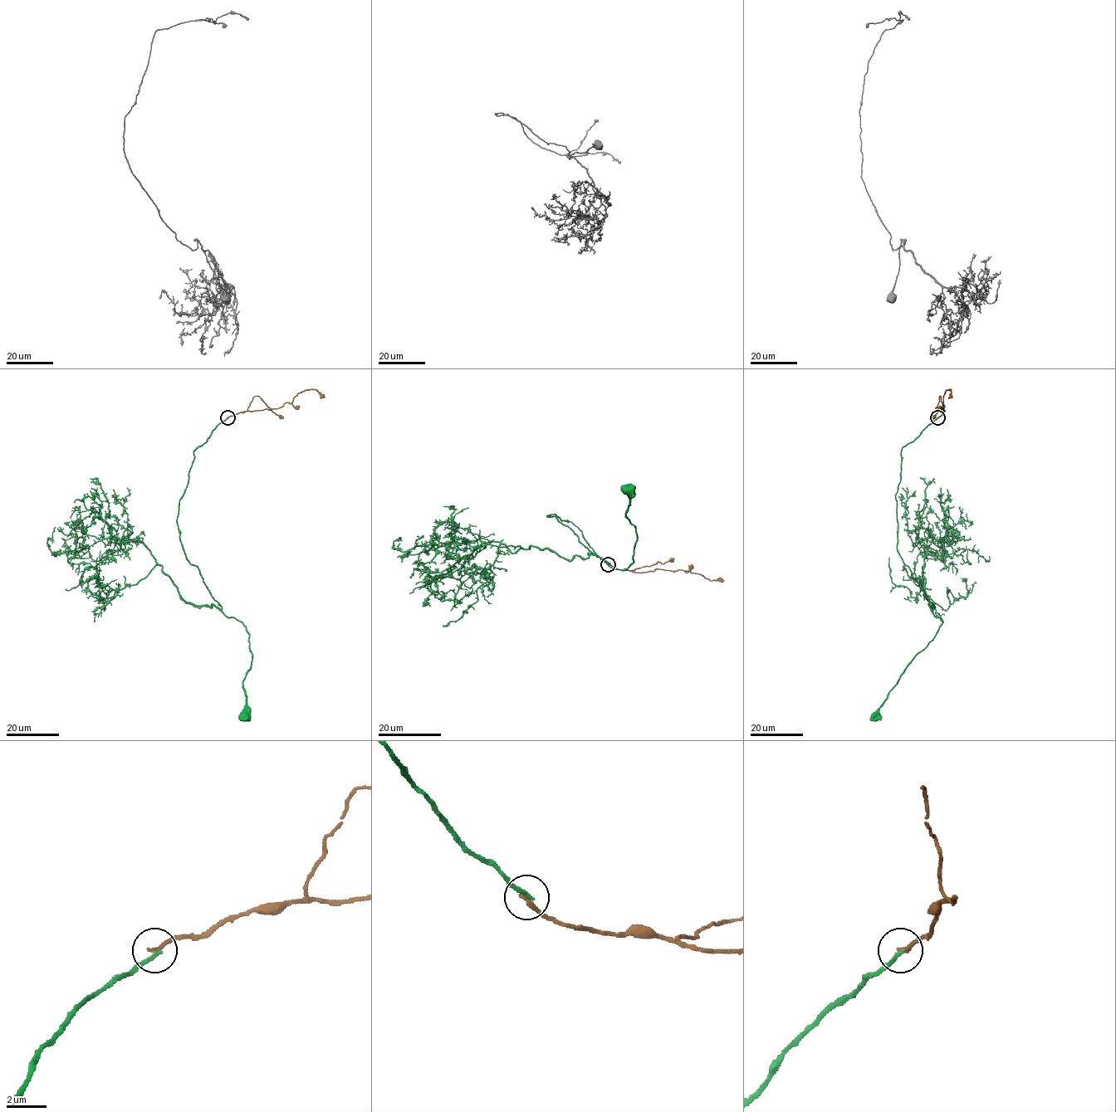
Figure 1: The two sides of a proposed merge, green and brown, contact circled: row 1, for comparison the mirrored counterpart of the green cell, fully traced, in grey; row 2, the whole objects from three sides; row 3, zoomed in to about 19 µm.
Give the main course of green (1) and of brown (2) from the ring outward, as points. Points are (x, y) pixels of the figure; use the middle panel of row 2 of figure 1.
1: (607, 564), (575, 525), (547, 516), (624, 569), (636, 536), (626, 517), (628, 490)
2: (607, 564), (613, 568), (638, 572), (682, 569), (703, 575), (709, 580), (723, 581)

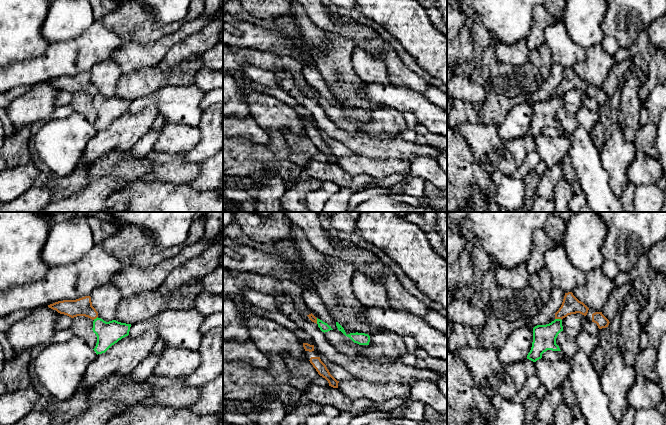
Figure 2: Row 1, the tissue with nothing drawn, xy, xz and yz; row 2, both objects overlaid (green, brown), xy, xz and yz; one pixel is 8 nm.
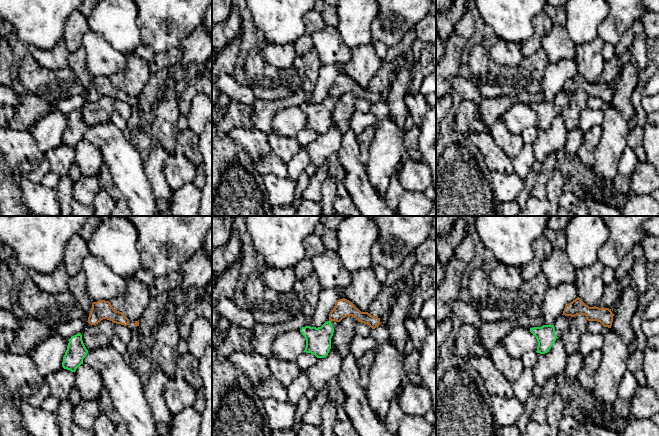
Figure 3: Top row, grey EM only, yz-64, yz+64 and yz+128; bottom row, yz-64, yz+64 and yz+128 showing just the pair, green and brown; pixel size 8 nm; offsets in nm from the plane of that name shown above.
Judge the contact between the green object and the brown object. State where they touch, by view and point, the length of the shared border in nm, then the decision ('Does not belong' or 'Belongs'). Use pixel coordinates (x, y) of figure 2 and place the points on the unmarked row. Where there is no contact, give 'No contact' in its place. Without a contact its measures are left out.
Touches green at yz (558, 95). Shared border 60 nm. Does not belong

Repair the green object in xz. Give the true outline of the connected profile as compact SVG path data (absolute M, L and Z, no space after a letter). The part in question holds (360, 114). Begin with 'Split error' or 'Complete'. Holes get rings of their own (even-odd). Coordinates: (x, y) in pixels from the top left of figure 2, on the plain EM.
Split error. M317 94L318 103L325 109L327 116L341 129L352 134L360 133L360 126L369 121L370 112L365 109L346 110L344 104L336 98L337 106Z

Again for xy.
Complete. M101 94L93 97L93 108L97 112L97 119L93 125L96 130L105 129L112 121L129 111L131 100L121 99L116 96L109 98Z

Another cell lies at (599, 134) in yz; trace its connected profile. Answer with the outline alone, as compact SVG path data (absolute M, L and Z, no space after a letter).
M597 123L590 131L590 136L595 143L597 149L601 152L609 134L605 126L601 123Z

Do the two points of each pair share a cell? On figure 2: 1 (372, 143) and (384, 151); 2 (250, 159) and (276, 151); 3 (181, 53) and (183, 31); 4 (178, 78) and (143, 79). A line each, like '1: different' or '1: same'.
1: same
2: same
3: different
4: same

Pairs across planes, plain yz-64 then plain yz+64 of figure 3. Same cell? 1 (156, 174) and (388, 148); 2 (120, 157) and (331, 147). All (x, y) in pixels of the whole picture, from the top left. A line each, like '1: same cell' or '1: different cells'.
1: same cell
2: different cells

